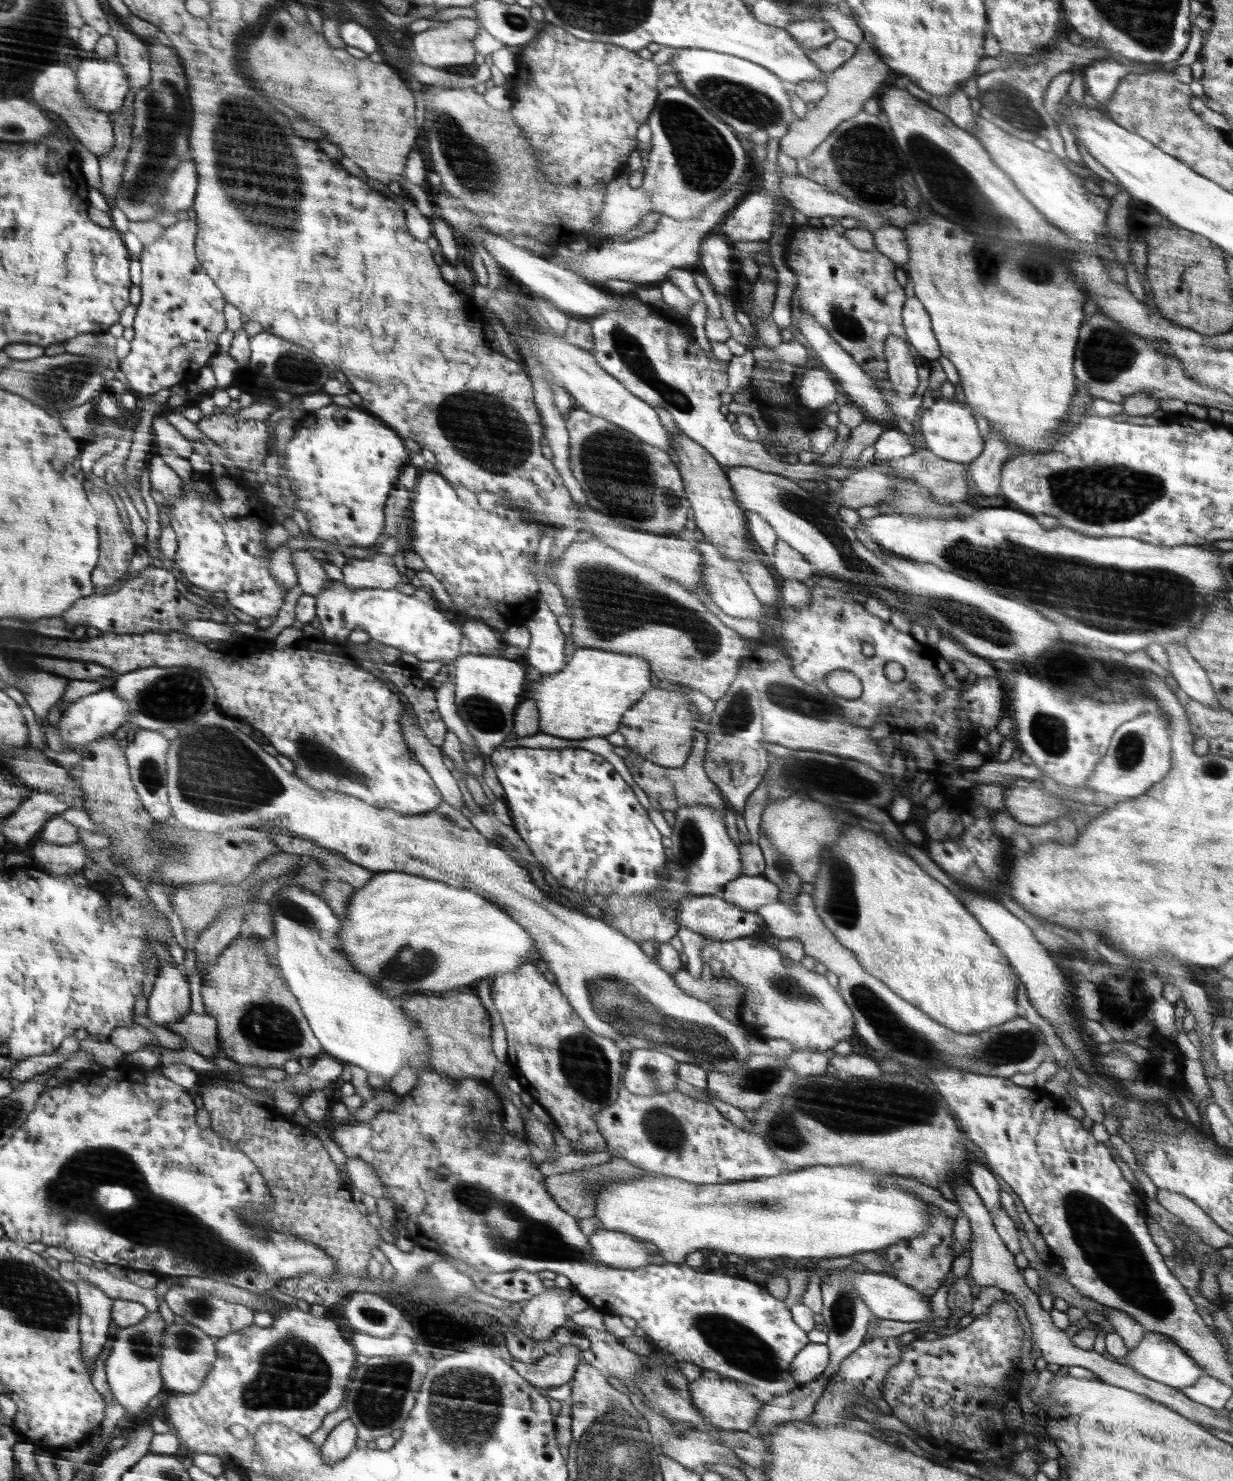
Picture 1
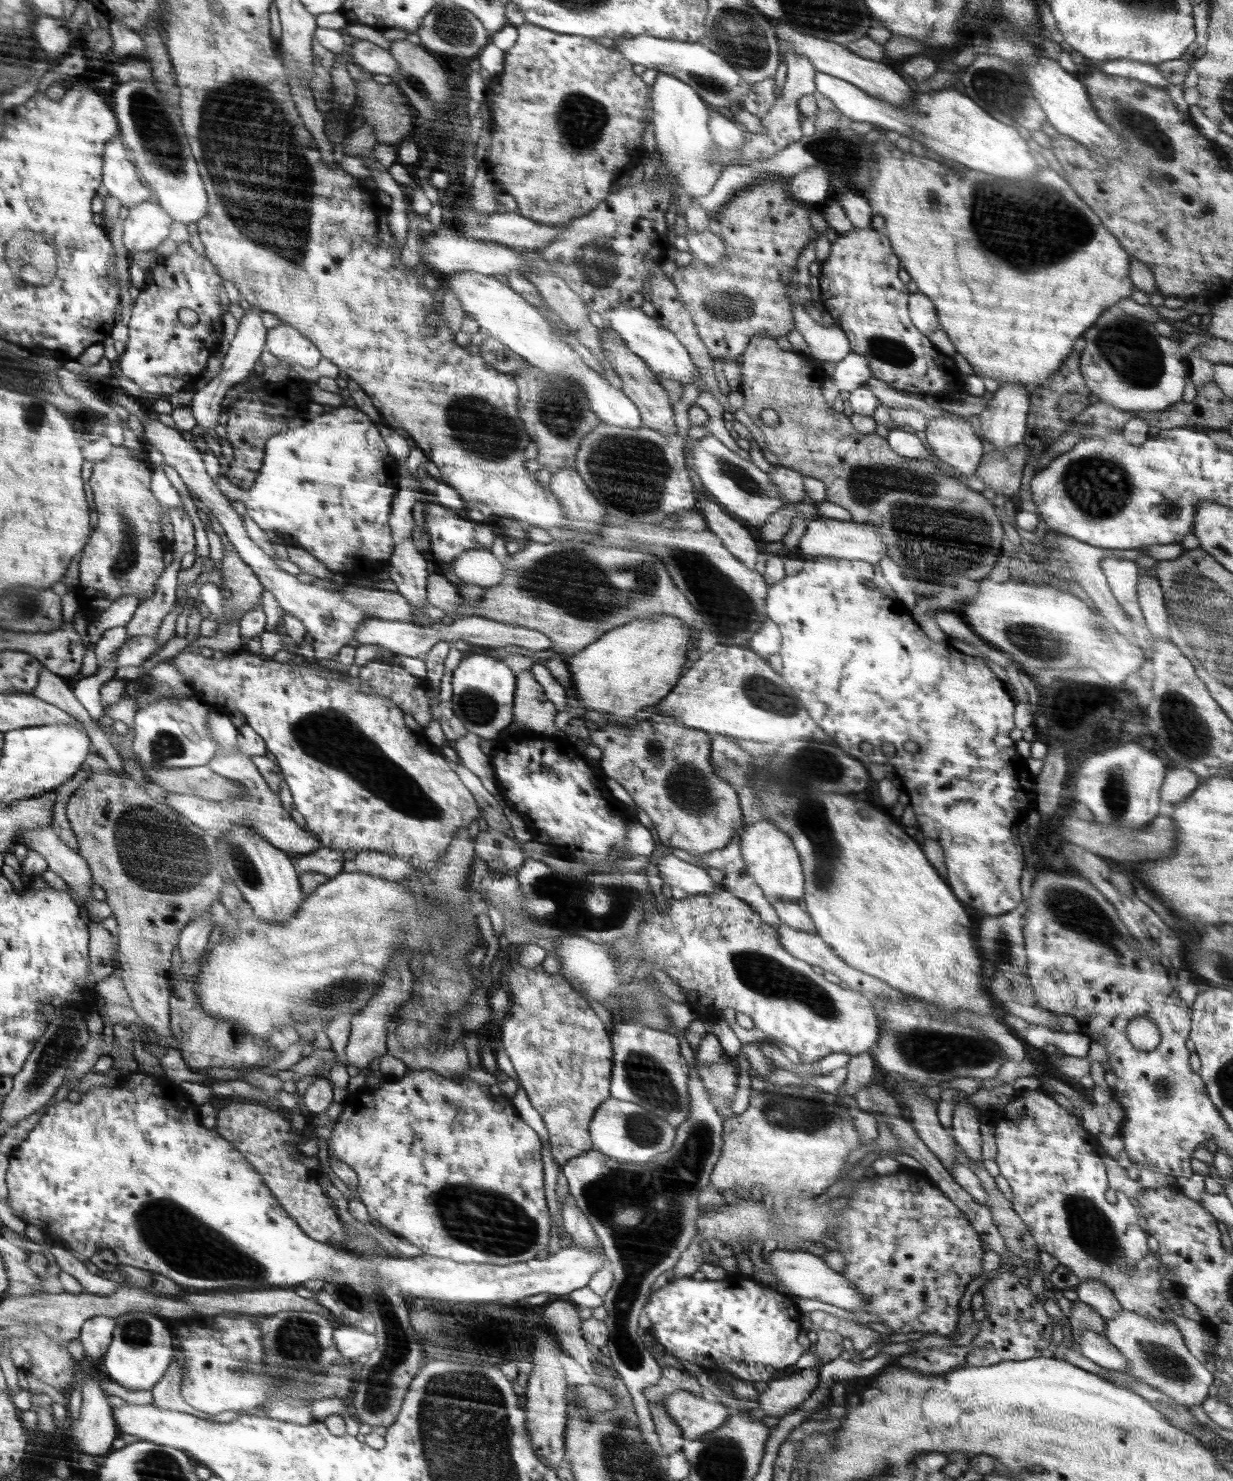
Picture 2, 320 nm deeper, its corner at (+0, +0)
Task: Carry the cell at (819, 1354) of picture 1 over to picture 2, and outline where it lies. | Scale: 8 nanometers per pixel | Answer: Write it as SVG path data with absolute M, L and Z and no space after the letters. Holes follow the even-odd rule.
M822 1364L806 1369L799 1369L788 1378L780 1376L770 1381L764 1394L759 1394L760 1408L767 1414L767 1419L775 1422L777 1419L794 1413L818 1388Z

